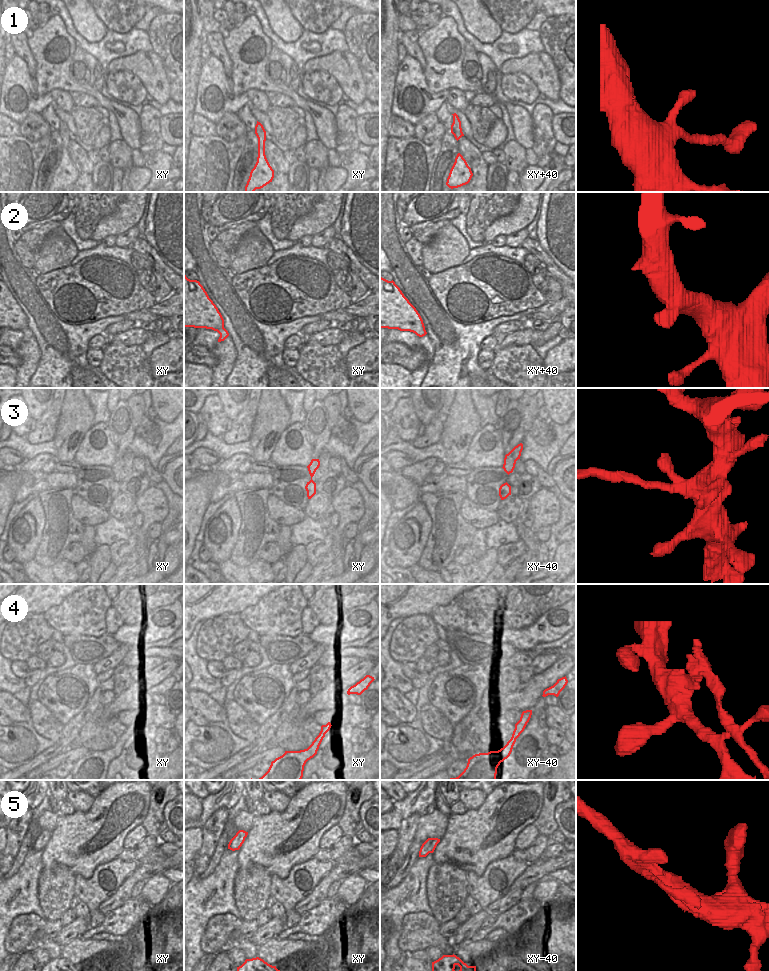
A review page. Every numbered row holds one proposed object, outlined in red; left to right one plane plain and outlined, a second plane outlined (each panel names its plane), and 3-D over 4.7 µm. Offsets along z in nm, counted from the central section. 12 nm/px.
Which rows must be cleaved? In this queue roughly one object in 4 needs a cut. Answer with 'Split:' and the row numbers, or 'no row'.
Split: 4, 5

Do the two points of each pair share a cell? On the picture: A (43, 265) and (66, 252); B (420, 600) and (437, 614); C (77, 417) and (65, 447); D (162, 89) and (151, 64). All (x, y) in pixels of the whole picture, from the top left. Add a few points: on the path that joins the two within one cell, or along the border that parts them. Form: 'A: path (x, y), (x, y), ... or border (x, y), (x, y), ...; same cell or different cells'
A: path (49, 259), (56, 252), (60, 252); same cell
B: border (454, 599), (445, 605), (437, 606), (430, 615); different cells
C: path (73, 424), (67, 440); same cell
D: path (156, 84), (151, 71); same cell

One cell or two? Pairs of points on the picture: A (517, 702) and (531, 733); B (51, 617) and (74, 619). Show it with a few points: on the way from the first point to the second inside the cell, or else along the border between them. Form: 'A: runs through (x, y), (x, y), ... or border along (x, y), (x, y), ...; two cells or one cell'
A: border along (541, 695), (531, 709); two cells
B: runs through (57, 617), (68, 617); one cell

